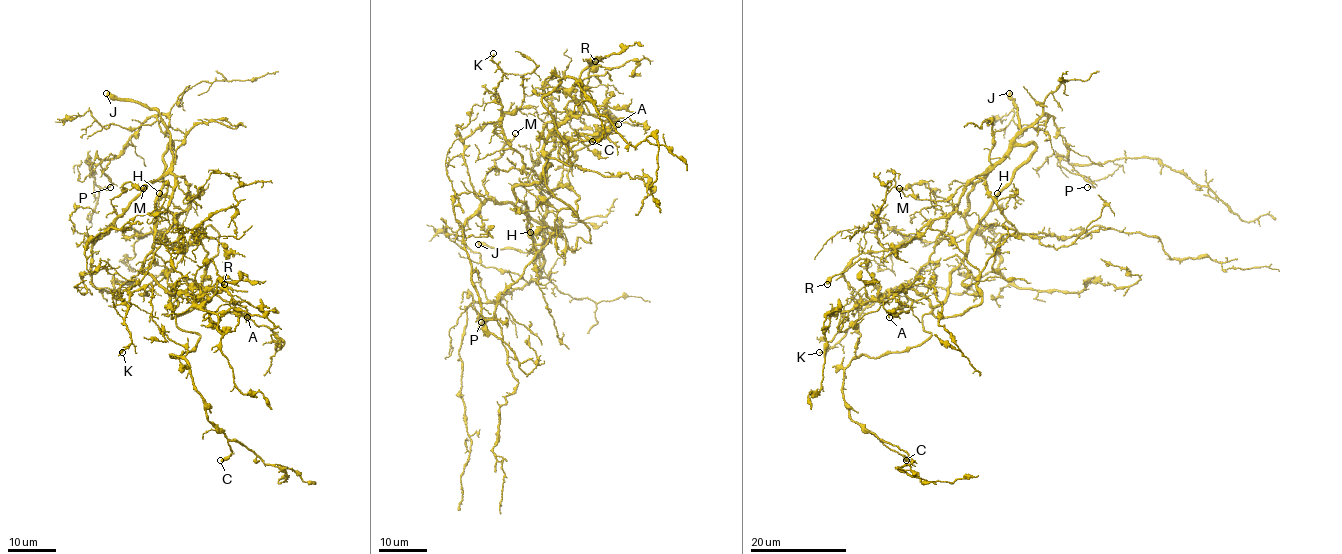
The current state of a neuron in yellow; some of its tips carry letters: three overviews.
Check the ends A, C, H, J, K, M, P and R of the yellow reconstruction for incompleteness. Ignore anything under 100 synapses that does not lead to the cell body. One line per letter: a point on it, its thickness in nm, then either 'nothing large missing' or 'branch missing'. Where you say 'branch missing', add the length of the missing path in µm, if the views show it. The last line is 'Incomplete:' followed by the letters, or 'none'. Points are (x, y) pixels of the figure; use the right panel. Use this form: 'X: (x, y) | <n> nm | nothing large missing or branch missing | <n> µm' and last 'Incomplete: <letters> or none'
A: (889, 317) | 180 nm | nothing large missing
C: (906, 460) | 440 nm | nothing large missing
H: (997, 193) | 440 nm | nothing large missing
J: (1009, 93) | 600 nm | branch missing | 45 µm
K: (819, 352) | 180 nm | nothing large missing
M: (899, 188) | 360 nm | nothing large missing
P: (1087, 187) | 140 nm | nothing large missing
R: (827, 284) | 550 nm | nothing large missing
Incomplete: J

